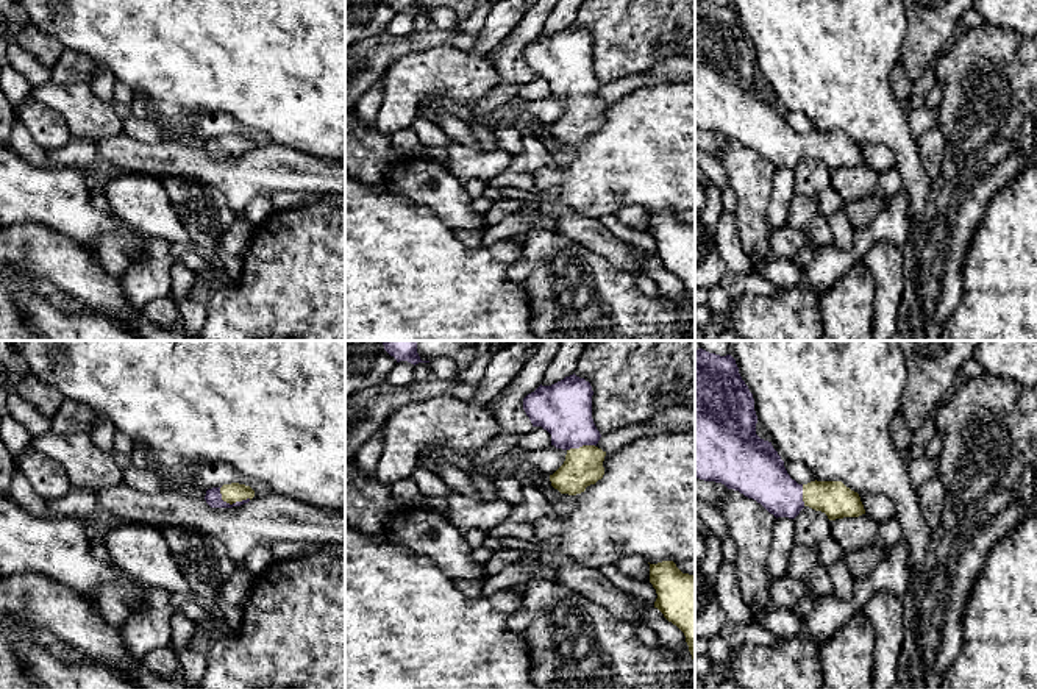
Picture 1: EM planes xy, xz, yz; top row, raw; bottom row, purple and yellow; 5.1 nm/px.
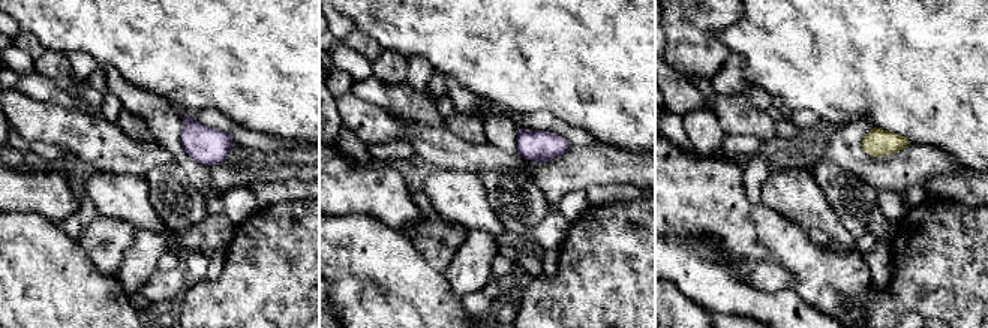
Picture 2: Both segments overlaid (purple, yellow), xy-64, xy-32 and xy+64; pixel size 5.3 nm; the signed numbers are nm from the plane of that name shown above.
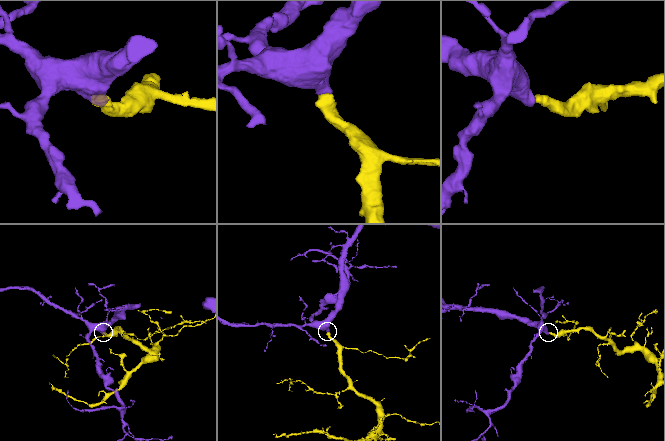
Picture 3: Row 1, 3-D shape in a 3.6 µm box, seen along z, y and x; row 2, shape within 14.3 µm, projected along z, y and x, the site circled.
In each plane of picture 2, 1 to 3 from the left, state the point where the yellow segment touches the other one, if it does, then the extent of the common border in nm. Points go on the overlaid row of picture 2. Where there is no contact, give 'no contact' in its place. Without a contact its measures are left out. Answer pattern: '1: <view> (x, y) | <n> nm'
1: no contact
2: no contact
3: no contact

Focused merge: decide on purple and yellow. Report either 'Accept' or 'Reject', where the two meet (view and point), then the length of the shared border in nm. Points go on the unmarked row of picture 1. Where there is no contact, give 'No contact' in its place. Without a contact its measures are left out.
Accept. Touches purple at xy (233, 153). Shared border 180 nm

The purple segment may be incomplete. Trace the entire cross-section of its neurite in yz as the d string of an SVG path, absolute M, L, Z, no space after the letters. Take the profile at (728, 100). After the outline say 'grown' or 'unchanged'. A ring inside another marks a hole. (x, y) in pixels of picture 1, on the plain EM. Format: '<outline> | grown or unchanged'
M695 0L695 127L725 134L761 153L770 164L795 169L804 156L821 161L829 170L865 164L857 142L842 131L798 134L772 92L756 84L754 48L731 5Z | grown

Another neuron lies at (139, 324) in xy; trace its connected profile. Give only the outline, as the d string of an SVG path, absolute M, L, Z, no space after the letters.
M137 308L128 320L128 328L139 341L201 341L187 336L181 327L169 328L153 323L142 308Z

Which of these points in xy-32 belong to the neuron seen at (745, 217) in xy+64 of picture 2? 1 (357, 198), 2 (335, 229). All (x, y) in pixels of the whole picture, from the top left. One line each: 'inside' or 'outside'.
1: inside
2: outside

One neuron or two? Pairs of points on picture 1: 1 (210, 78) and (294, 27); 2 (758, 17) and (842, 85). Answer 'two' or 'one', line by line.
1: one
2: one

